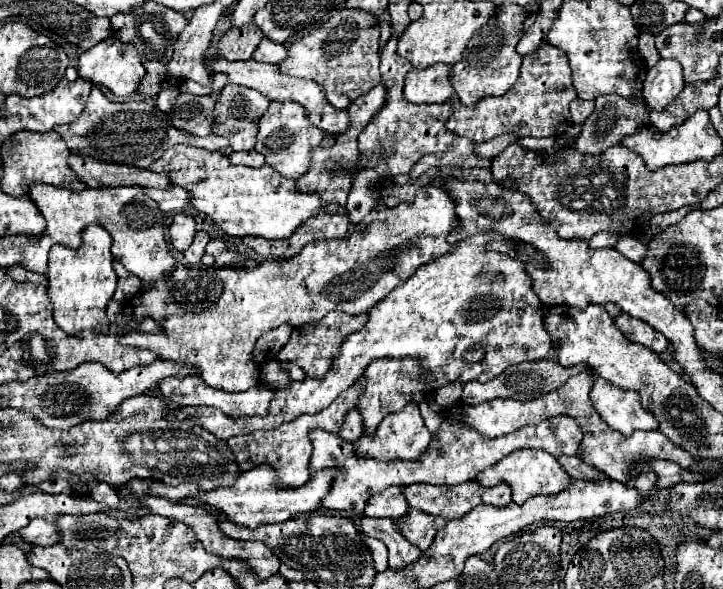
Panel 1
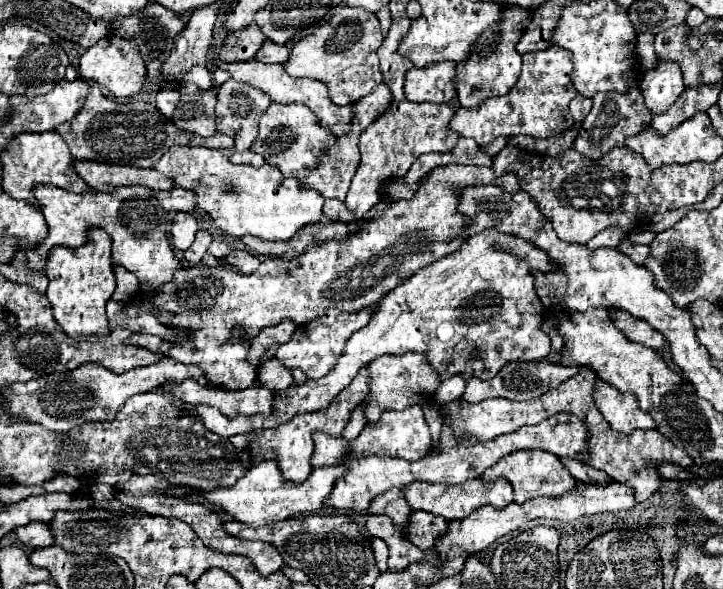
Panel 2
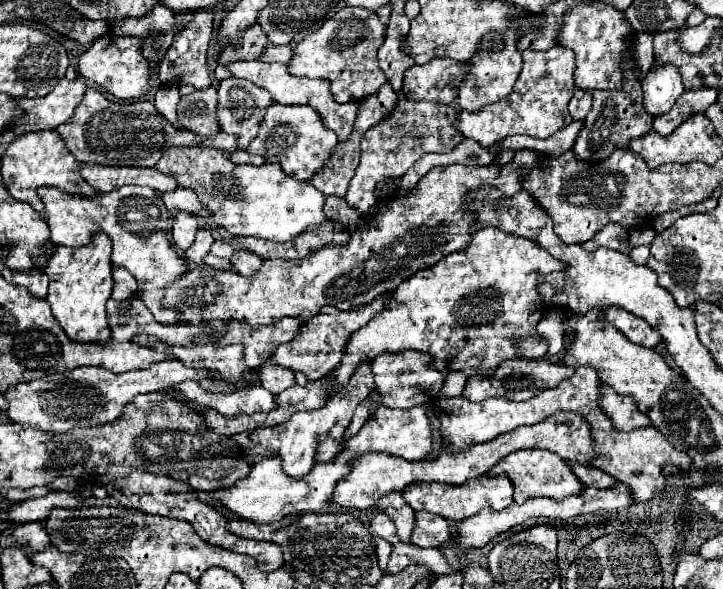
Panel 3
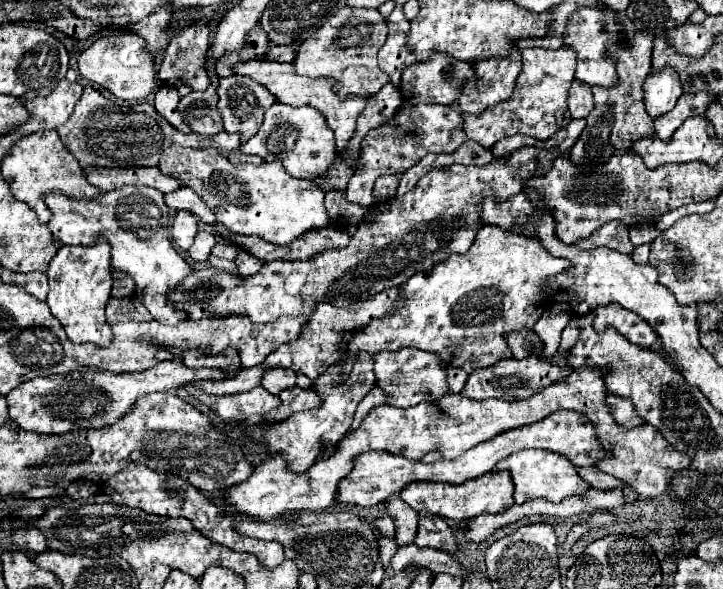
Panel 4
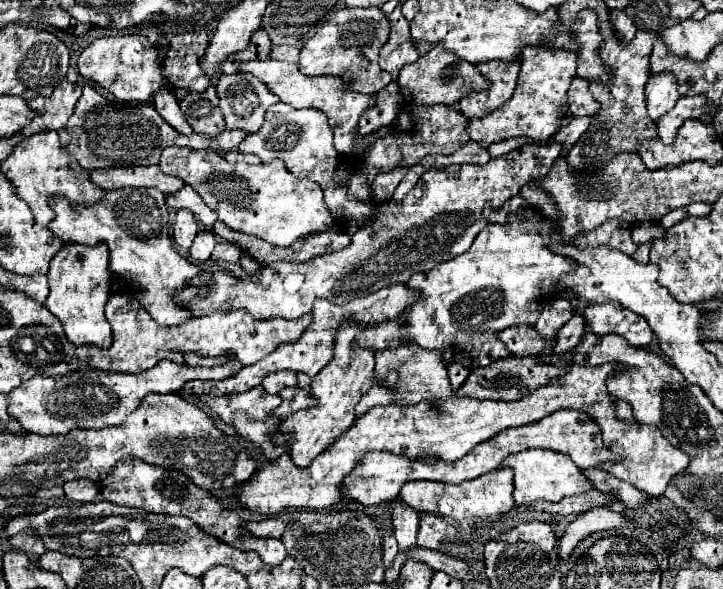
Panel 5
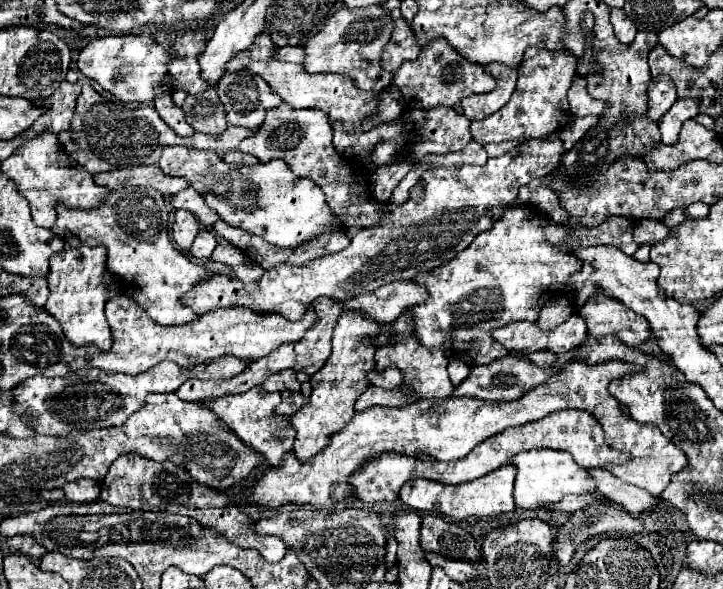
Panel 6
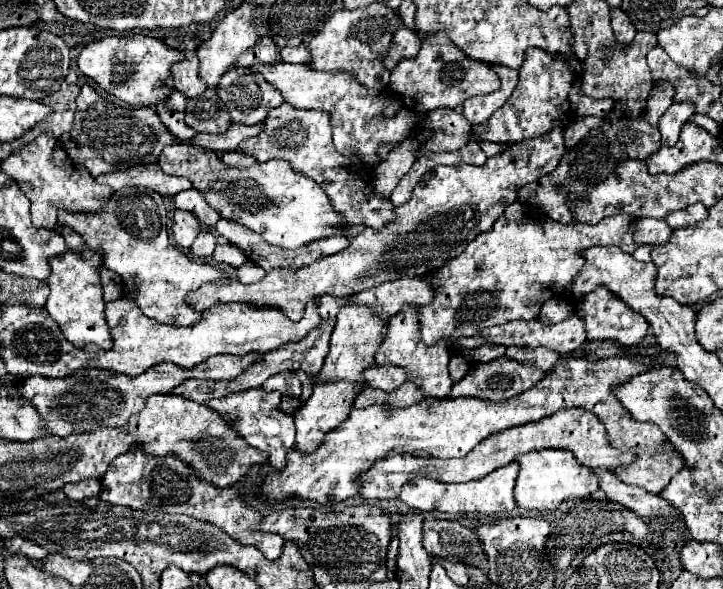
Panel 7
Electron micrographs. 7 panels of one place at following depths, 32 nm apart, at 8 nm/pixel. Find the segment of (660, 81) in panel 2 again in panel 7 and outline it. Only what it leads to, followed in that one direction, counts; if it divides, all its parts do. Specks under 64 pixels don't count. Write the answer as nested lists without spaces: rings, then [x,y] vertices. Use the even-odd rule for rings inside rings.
[[[666,82],[654,86],[648,98],[644,120],[648,120],[648,124],[658,124],[660,116],[668,110],[670,104],[672,104],[672,86]]]

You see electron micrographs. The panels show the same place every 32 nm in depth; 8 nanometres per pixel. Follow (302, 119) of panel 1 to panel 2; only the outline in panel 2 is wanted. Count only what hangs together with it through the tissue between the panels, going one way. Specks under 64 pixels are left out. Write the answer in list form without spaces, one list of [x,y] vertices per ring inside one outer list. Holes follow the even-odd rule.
[[[272,102],[266,114],[260,118],[260,134],[252,144],[252,152],[258,152],[266,158],[268,164],[278,166],[284,176],[304,180],[312,168],[318,164],[318,156],[336,144],[336,136],[332,136],[326,128],[316,124],[316,116],[302,104],[276,104]]]

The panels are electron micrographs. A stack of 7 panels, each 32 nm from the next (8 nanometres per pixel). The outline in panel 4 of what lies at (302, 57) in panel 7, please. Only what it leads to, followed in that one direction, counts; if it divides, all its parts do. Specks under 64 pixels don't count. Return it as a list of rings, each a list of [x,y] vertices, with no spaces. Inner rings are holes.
[[[270,46],[266,60],[276,60],[276,62],[294,62],[296,58],[296,48],[294,46]]]

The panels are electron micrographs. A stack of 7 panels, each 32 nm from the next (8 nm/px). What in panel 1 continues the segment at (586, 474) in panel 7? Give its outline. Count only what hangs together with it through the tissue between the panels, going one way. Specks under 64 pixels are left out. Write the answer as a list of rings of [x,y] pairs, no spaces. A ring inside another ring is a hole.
[[[520,450],[520,452],[512,452],[504,460],[500,460],[500,464],[494,464],[492,468],[486,468],[484,472],[480,472],[480,476],[476,476],[476,480],[482,486],[494,486],[500,480],[504,480],[506,484],[510,484],[510,488],[512,488],[512,500],[516,504],[524,504],[528,498],[538,496],[538,494],[550,496],[550,494],[562,492],[572,482],[572,478],[560,466],[560,462],[552,454],[548,454],[544,450]]]

